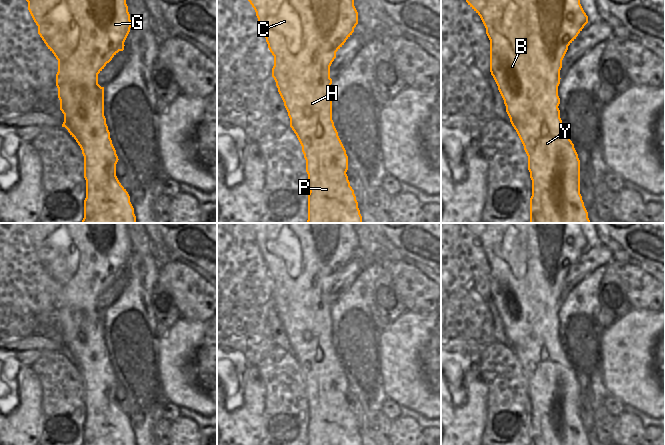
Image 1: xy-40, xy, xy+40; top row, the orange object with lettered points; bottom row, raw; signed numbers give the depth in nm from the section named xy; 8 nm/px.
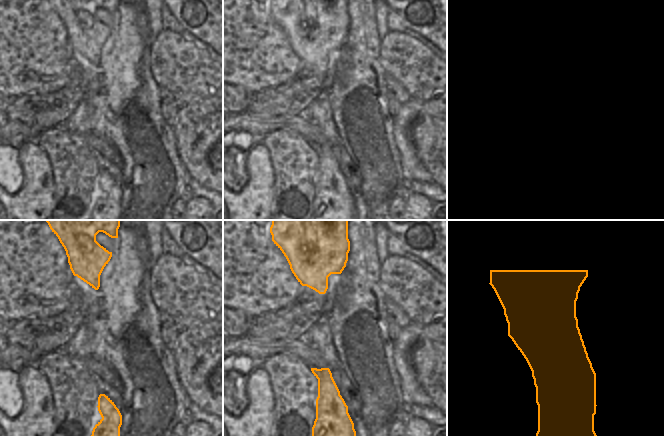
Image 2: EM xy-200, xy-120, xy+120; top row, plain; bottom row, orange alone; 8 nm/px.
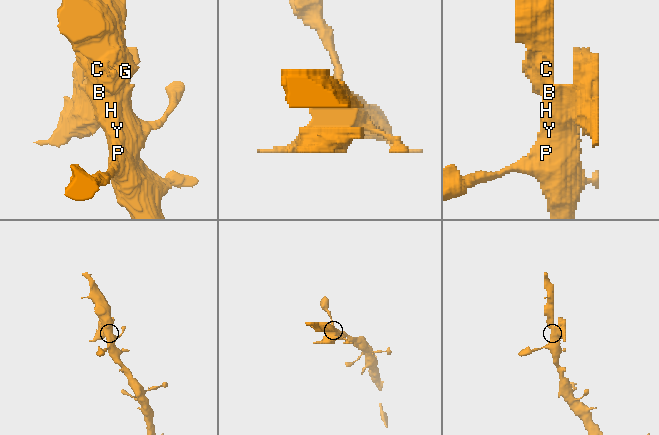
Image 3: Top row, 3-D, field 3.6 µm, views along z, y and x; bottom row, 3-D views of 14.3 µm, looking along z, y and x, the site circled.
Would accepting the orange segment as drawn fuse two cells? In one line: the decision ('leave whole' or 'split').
leave whole

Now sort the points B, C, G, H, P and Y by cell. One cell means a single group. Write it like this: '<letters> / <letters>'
B C G H P Y

